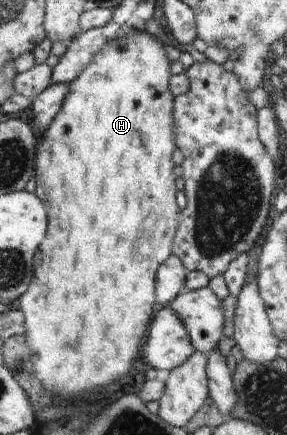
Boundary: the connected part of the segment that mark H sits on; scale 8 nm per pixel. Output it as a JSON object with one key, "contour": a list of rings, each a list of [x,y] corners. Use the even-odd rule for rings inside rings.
{"contour":[[[154,28],[134,30],[124,37],[106,42],[100,51],[93,55],[92,61],[84,67],[68,86],[68,91],[63,97],[60,111],[57,111],[53,123],[48,126],[44,139],[40,141],[36,150],[34,179],[36,190],[34,194],[46,205],[48,211],[48,233],[41,241],[33,259],[33,278],[28,291],[19,297],[19,307],[24,313],[26,321],[26,337],[32,351],[32,363],[36,377],[42,379],[44,387],[50,391],[56,391],[58,395],[66,399],[74,399],[76,395],[82,395],[84,391],[92,391],[98,387],[104,387],[122,375],[126,375],[132,368],[134,359],[140,358],[148,326],[154,313],[156,313],[157,299],[155,292],[156,272],[158,268],[172,253],[173,241],[179,224],[180,208],[176,204],[177,178],[174,174],[174,161],[172,153],[176,151],[175,142],[175,97],[169,86],[170,65],[172,61],[166,54],[166,42],[159,41],[153,36]]]}

